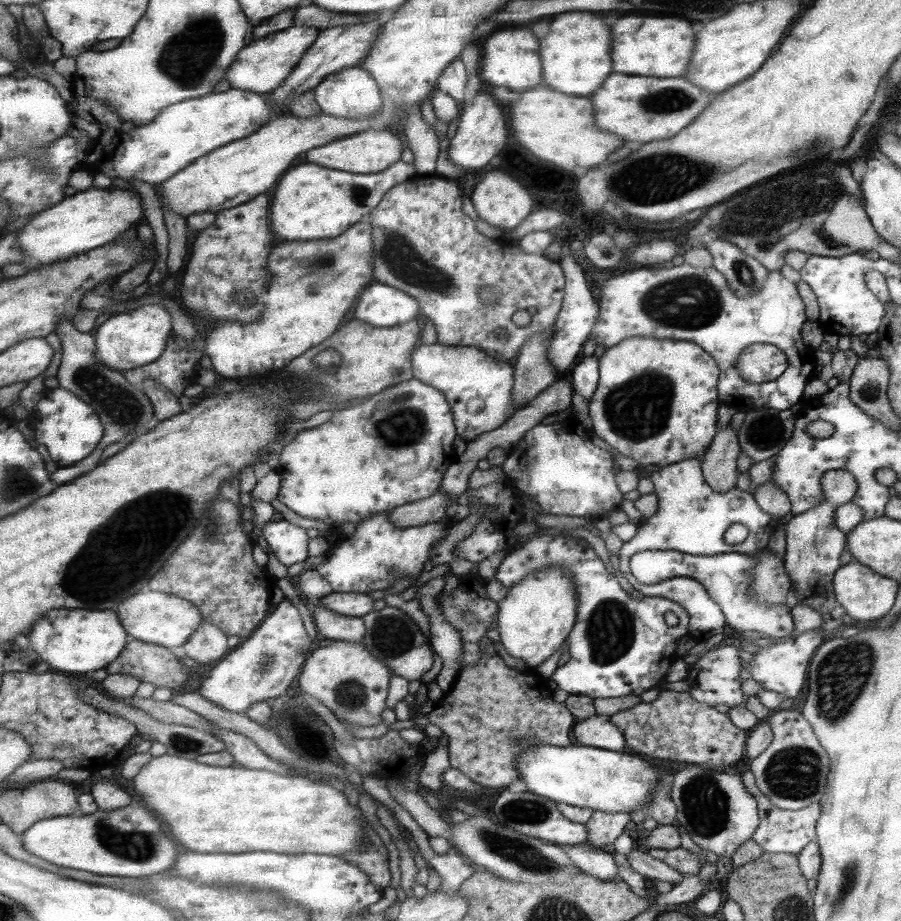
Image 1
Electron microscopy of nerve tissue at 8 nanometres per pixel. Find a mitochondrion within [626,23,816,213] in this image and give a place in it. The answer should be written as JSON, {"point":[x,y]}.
{"point":[669,100]}

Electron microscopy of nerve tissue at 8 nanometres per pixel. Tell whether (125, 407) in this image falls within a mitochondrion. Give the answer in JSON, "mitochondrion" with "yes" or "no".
{"mitochondrion":"yes"}

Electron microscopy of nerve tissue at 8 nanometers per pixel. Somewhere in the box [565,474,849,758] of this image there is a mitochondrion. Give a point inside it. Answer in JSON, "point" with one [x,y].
{"point":[609,632]}

